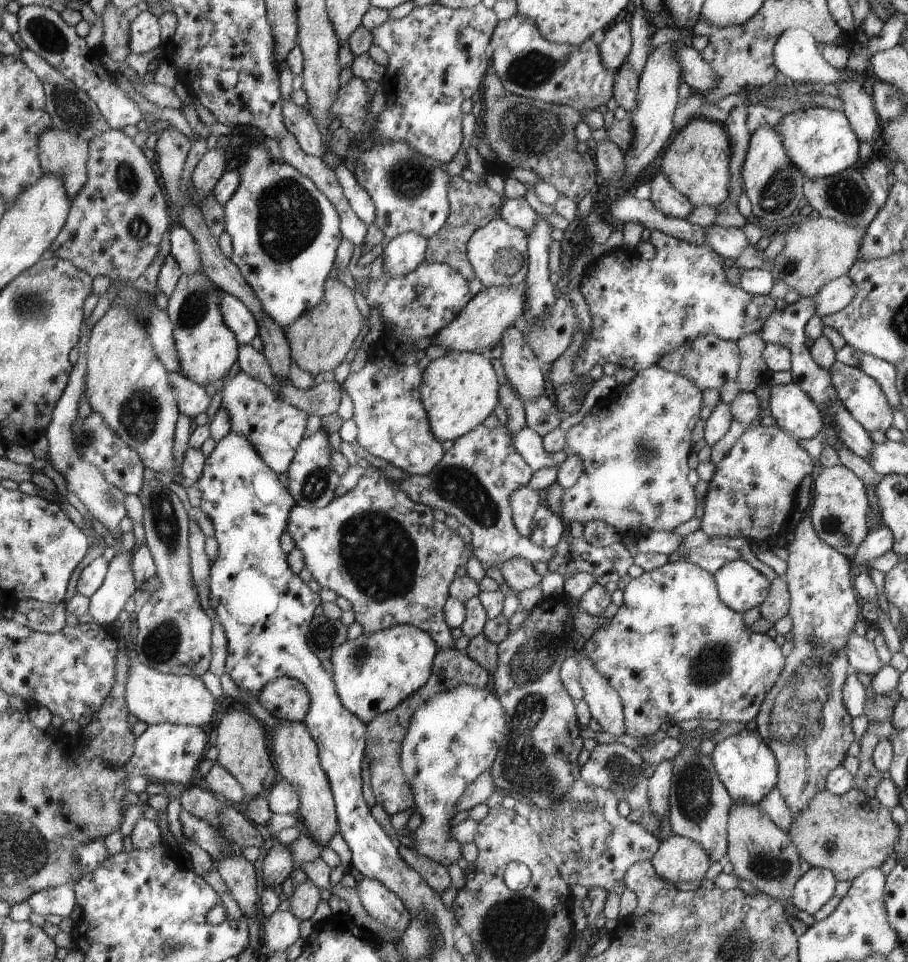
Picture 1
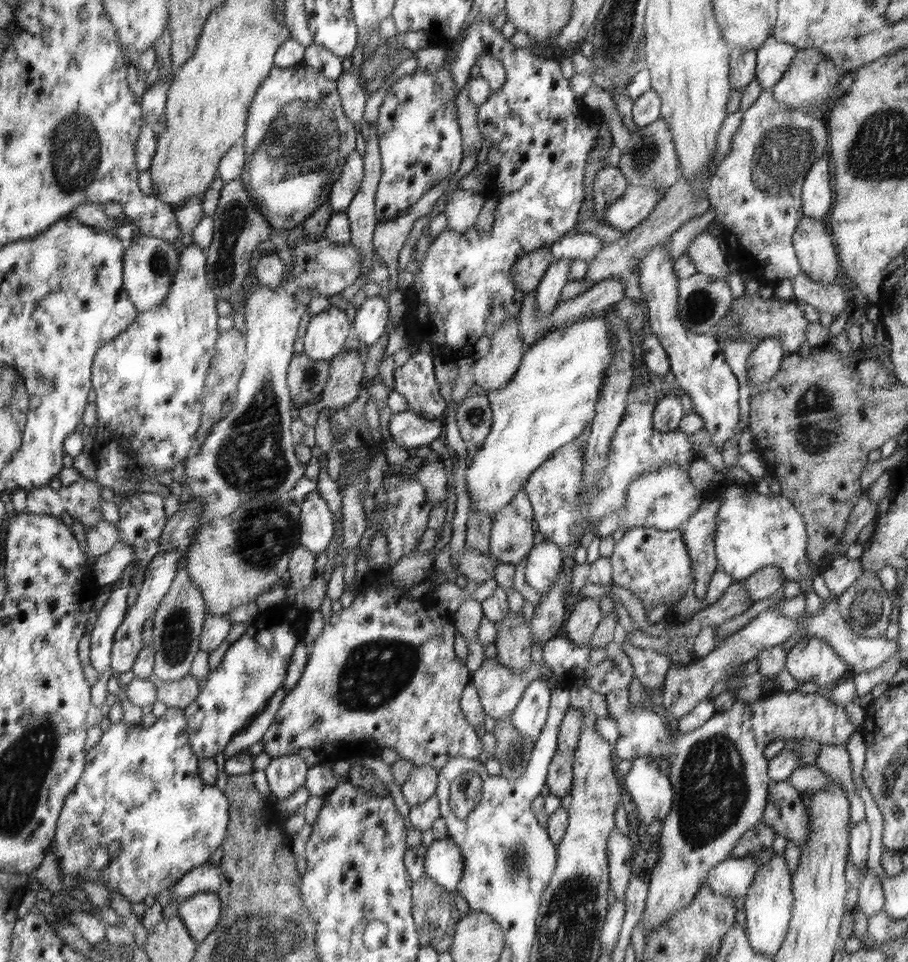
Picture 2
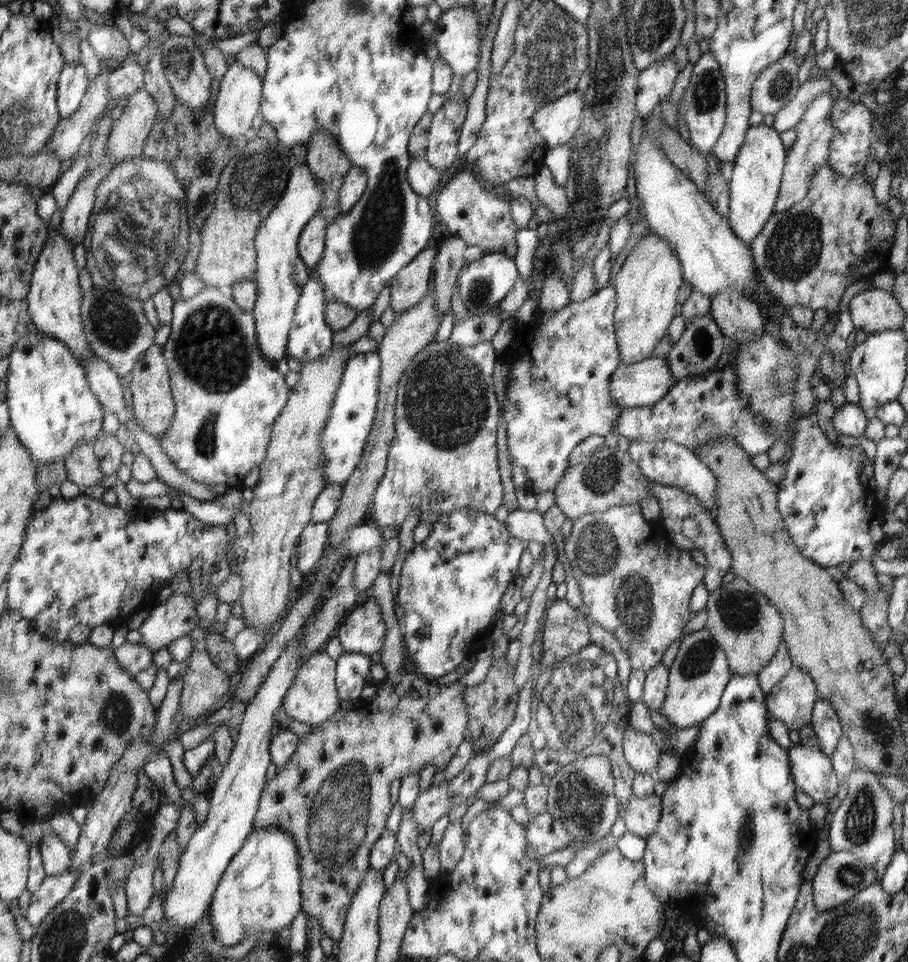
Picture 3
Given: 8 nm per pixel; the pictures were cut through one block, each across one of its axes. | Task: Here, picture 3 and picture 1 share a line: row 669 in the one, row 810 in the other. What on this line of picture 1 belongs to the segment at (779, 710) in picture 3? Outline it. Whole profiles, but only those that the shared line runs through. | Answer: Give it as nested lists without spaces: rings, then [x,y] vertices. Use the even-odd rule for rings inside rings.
[[[808,512],[802,514],[800,524],[794,530],[794,540],[786,543],[789,552],[786,571],[786,582],[789,583],[790,605],[789,616],[793,622],[793,652],[789,655],[785,671],[781,674],[777,685],[765,698],[757,715],[757,732],[765,740],[774,756],[780,771],[777,774],[776,787],[781,791],[790,811],[798,813],[809,806],[813,798],[826,789],[828,777],[846,759],[848,744],[855,741],[856,736],[851,728],[852,717],[845,708],[843,687],[847,682],[849,656],[846,655],[846,642],[850,634],[854,634],[854,626],[860,621],[860,606],[856,590],[852,588],[852,566],[846,555],[840,554],[827,542],[818,538]]]

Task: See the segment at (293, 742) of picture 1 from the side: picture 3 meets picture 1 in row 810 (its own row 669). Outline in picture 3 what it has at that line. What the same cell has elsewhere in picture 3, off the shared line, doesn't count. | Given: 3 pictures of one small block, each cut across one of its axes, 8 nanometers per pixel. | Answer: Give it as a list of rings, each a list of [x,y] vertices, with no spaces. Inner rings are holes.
[[[318,651],[310,654],[298,667],[297,677],[285,694],[284,708],[288,715],[298,722],[310,726],[320,726],[328,722],[338,713],[340,700],[334,686],[334,670],[337,670],[337,662],[334,662],[328,653]]]

